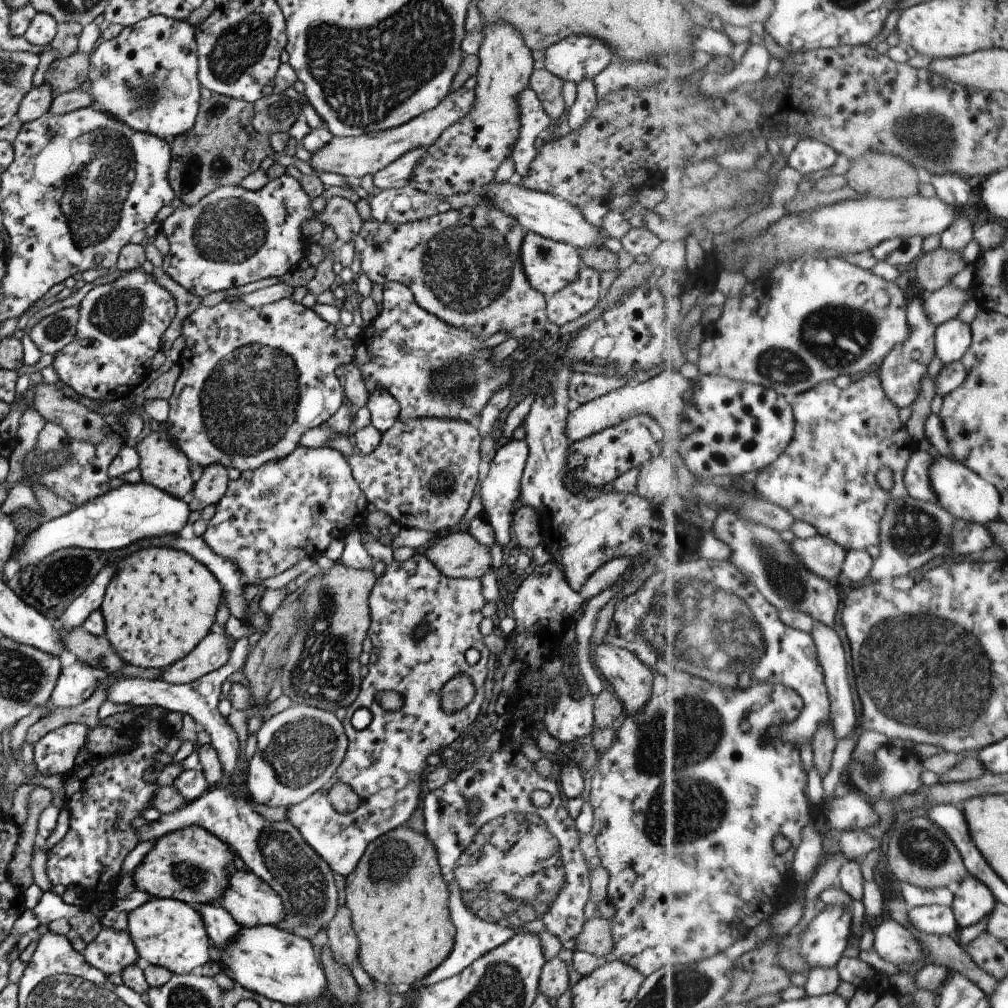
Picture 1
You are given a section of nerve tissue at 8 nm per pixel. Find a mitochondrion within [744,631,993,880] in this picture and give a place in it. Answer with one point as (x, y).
(925, 850)

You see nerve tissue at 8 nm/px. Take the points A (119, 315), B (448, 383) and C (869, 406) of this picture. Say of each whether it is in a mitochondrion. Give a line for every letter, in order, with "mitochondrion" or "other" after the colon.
A: mitochondrion
B: mitochondrion
C: other

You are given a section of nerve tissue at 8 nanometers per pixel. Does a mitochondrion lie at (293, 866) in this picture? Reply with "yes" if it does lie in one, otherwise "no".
yes

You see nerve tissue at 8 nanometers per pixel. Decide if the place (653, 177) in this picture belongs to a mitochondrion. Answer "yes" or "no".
no

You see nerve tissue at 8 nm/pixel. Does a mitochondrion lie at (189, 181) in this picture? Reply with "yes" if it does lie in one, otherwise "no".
yes

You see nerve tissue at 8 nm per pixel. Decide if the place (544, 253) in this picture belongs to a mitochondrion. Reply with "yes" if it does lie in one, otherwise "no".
yes

